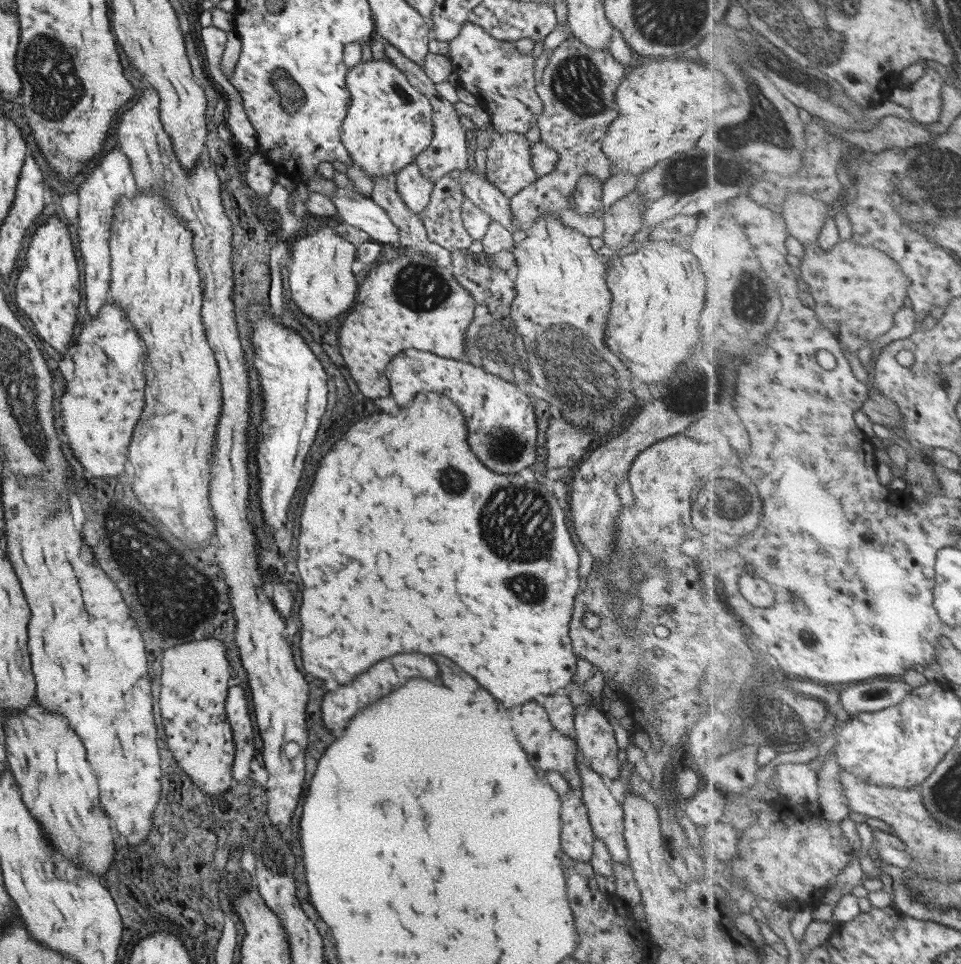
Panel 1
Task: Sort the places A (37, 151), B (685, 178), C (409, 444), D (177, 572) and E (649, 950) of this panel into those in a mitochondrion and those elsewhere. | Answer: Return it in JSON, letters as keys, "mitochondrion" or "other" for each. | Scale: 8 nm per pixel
{"A":"other","B":"mitochondrion","C":"other","D":"mitochondrion","E":"other"}

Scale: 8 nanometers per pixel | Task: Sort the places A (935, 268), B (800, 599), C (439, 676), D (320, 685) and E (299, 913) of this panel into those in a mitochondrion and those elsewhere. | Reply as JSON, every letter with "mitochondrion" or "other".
{"A":"other","B":"mitochondrion","C":"other","D":"other","E":"other"}

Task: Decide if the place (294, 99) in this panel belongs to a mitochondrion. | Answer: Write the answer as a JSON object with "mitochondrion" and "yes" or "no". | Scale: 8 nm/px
{"mitochondrion":"yes"}

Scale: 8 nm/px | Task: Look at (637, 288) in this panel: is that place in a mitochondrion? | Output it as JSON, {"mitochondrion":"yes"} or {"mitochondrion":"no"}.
{"mitochondrion":"no"}

